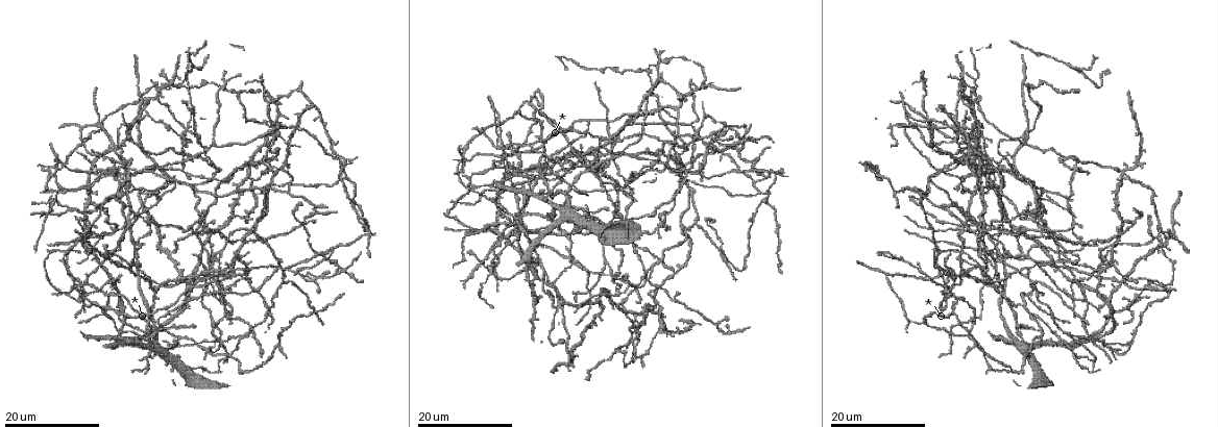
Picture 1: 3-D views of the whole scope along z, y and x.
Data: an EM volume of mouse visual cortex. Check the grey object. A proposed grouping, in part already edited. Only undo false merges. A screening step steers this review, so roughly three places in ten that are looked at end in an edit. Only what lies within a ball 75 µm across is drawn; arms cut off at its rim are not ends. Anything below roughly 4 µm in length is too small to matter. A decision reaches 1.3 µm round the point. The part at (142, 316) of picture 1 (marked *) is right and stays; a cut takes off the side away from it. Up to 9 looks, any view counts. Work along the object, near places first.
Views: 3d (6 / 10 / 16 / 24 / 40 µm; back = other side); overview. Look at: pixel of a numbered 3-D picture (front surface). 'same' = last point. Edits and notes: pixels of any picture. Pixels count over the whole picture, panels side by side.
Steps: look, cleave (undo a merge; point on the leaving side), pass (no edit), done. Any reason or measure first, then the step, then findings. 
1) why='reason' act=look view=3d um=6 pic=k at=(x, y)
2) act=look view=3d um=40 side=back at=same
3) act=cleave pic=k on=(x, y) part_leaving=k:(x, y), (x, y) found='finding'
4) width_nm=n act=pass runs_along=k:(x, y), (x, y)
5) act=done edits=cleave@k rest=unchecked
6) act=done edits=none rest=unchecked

why='looks like a crossing' act=look view=3d um=16 pic=1 at=(185, 131)

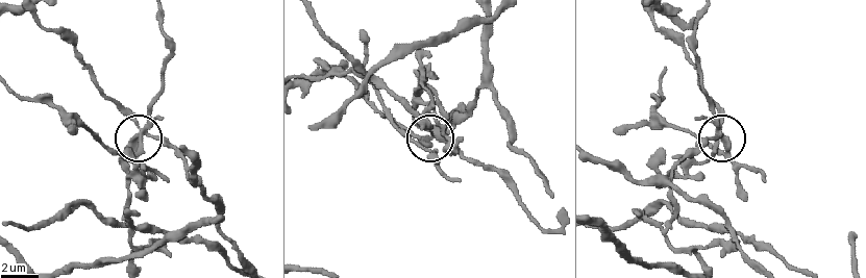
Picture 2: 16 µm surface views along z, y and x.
act=look view=3d um=6 pic=2 at=(718, 143)

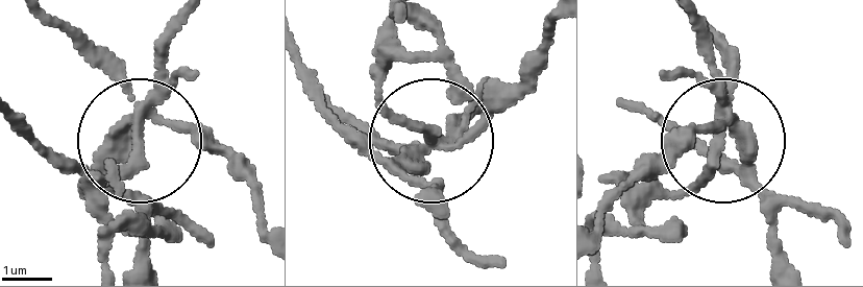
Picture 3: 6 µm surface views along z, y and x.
width_nm=300 act=cleave pic=3 on=(99, 166) part_leaving=3:(145, 102), (170, 20) found='two cells meet here'

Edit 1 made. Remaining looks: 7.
why='four-way junction' act=look view=3d um=24 pic=1 at=(300, 129)

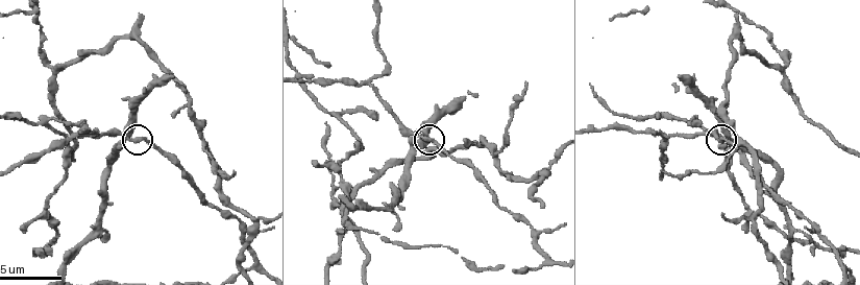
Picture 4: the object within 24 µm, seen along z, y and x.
why='zoom in' act=look view=3d um=6 pic=4 at=(424, 139)

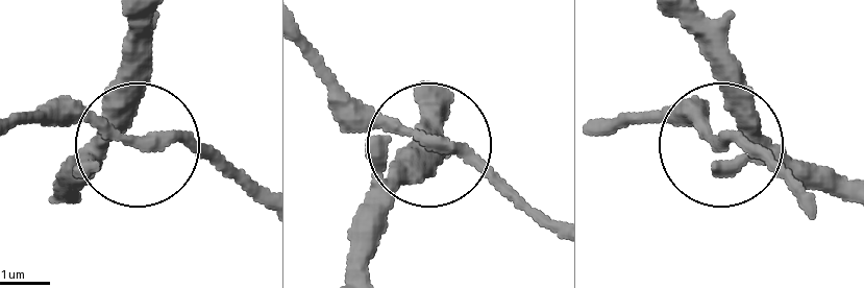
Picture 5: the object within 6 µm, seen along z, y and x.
width_nm=260 act=pass found='continuous, no second cell'

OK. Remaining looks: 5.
why='sudden change in width' act=look view=3d um=24 pic=1 at=(894, 256)

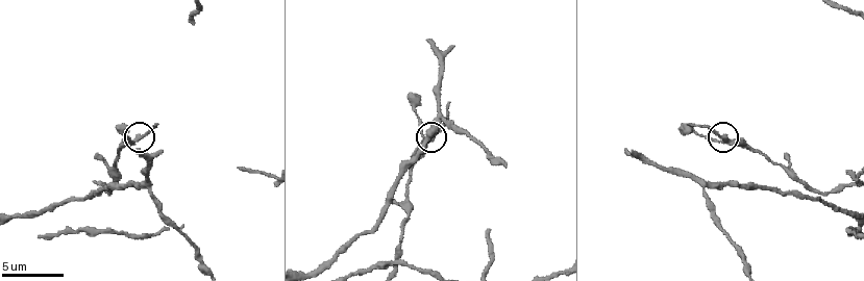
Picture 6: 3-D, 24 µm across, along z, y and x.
act=look view=3d um=10 pic=6 at=(131, 140)

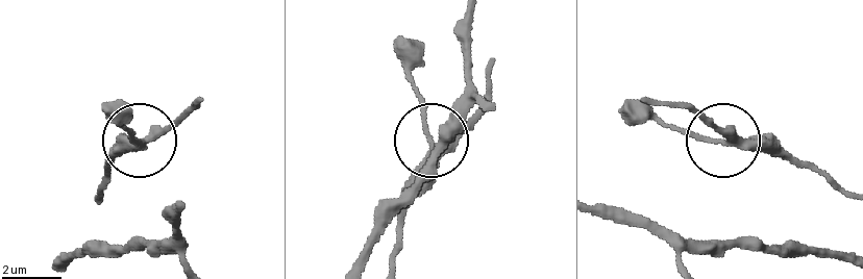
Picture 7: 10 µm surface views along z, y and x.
width_nm=240 act=pass runs_along=7:(848, 196), (766, 151), (634, 116) found='continuous, no second cell'

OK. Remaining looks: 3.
why='three-way junction' act=look view=3d um=16 pic=1 at=(576, 231)

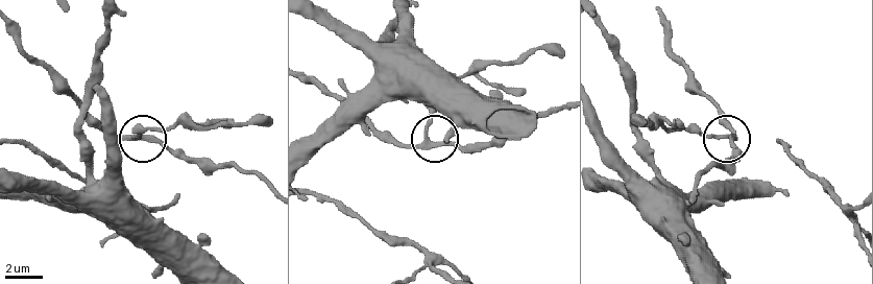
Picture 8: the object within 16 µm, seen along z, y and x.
why='zoom in' act=look view=3d um=6 pic=8 at=(726, 134)

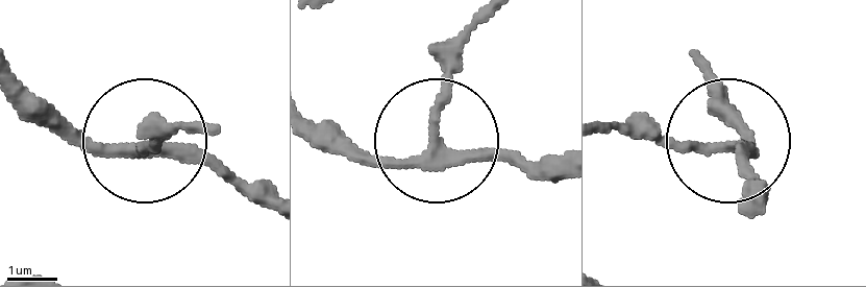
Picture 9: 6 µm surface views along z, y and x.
width_nm=220 act=pass found='continuous, no second cell'

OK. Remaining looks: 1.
act=done edits=cleave@3 rest=unchecked

